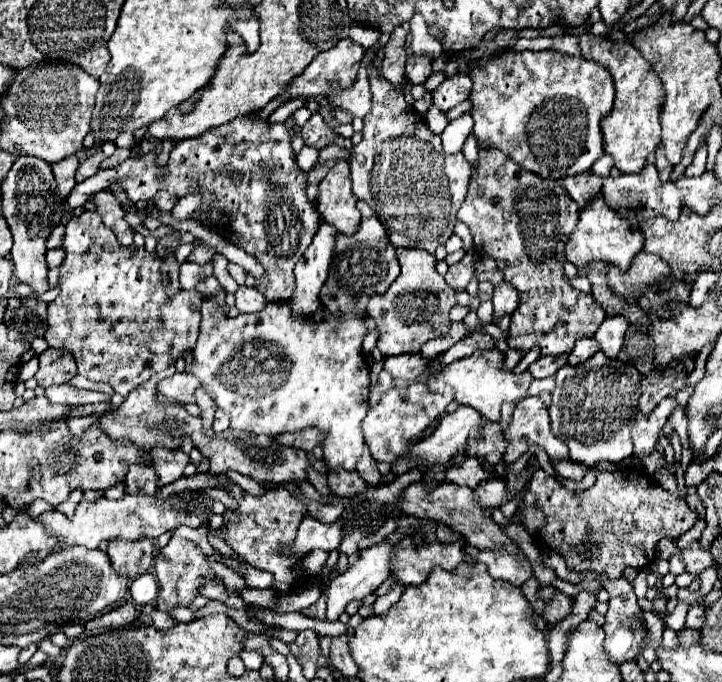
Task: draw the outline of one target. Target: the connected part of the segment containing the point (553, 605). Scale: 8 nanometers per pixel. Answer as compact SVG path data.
M557 593L549 603L547 603L547 609L545 609L545 621L547 625L555 625L557 621L561 621L569 611L571 611L571 603L573 599L563 595L563 593Z

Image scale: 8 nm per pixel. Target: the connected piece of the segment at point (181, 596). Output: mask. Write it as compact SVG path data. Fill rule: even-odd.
M171 537L167 547L159 551L155 561L155 577L159 583L159 597L155 601L155 607L167 613L171 613L175 607L181 607L181 605L189 607L191 601L201 595L201 589L207 583L221 583L221 579L209 567L201 547L189 539L179 539L179 537Z

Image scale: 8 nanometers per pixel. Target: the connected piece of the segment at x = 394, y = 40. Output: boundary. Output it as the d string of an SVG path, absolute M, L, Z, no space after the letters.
M395 27L395 31L391 33L391 39L389 43L385 45L383 53L383 65L381 65L381 71L383 71L383 77L387 81L403 81L405 77L405 37L407 37L407 31L403 27Z

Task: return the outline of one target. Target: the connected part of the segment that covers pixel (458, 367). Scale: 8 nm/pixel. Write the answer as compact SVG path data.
M497 349L475 351L473 355L457 359L453 363L449 363L437 375L429 377L427 379L427 389L429 391L441 391L445 385L451 385L455 389L455 401L457 403L477 409L489 421L499 421L501 405L507 403L507 401L517 403L523 397L527 397L527 389L529 389L529 383L533 379L527 371L519 373L519 375L513 375L511 371L503 371L501 363L503 363L503 353L497 351Z

